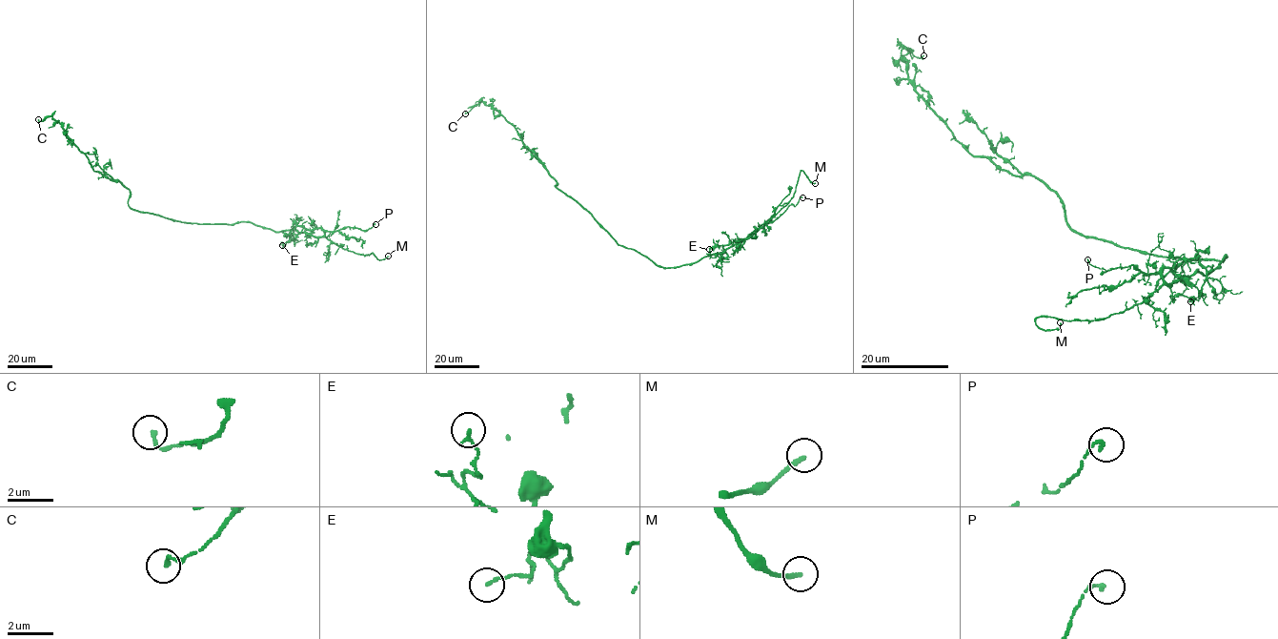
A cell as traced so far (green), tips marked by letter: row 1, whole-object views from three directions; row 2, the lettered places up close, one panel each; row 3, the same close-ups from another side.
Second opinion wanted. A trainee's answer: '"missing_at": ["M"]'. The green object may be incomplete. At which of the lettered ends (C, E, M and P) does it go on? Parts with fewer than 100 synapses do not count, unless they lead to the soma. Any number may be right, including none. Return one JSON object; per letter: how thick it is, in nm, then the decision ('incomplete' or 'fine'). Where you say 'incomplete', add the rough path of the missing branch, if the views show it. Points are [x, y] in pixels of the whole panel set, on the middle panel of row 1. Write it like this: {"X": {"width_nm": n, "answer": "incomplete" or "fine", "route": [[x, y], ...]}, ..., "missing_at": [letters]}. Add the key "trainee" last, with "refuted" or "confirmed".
{"C": {"width_nm": 150, "answer": "fine"}, "E": {"width_nm": 130, "answer": "fine"}, "M": {"width_nm": 190, "answer": "incomplete", "route": [[815, 183], [828, 187], [841, 204], [840, 206]]}, "P": {"width_nm": 140, "answer": "fine"}, "missing_at": ["M"], "trainee": "confirmed"}

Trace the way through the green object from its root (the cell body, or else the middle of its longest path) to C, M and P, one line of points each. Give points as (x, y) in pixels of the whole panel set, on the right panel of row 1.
C: (1180, 258), (1079, 234), (1067, 224), (1060, 197), (1042, 180), (974, 157), (915, 89), (901, 51), (923, 55)
M: (1180, 258), (1226, 255), (1206, 275), (1197, 269), (1106, 318), (1035, 321), (1044, 330), (1060, 322)
P: (1180, 258), (1226, 255), (1180, 279), (1134, 265), (1103, 273), (1087, 259)

